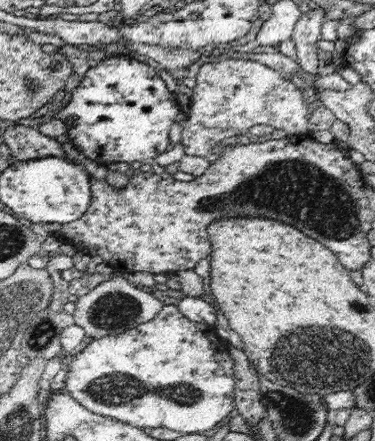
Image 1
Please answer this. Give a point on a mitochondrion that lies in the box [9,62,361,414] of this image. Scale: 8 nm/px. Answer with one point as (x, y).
(119, 387)

